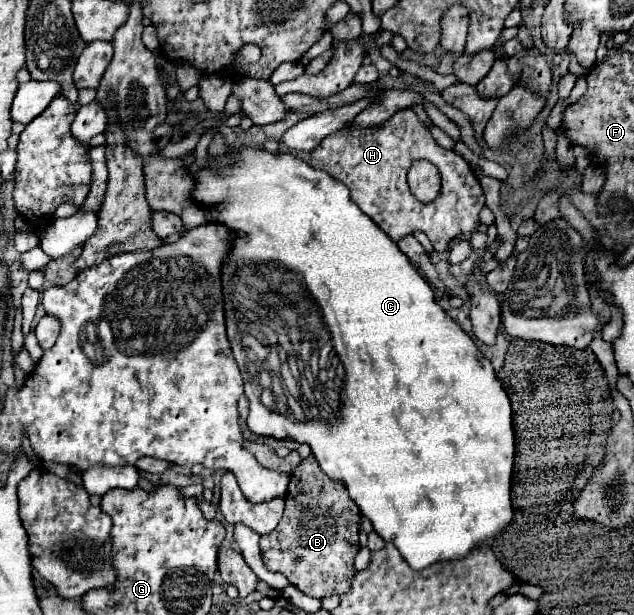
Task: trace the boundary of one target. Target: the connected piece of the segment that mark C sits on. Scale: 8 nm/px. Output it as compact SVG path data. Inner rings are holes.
M228 148L220 158L208 156L208 166L196 172L198 184L194 198L204 208L210 208L210 220L224 224L234 236L234 244L222 264L222 294L226 314L226 334L232 346L234 360L244 378L244 394L250 404L248 428L256 436L270 436L280 440L296 440L308 444L322 472L332 480L342 480L350 498L366 516L374 530L386 540L398 546L402 558L412 570L422 570L440 560L460 560L482 542L496 536L512 522L510 482L514 466L514 428L510 400L496 378L496 372L486 360L472 338L438 306L434 290L424 276L410 264L410 260L352 200L348 188L296 158L290 152L266 152L264 148Z

